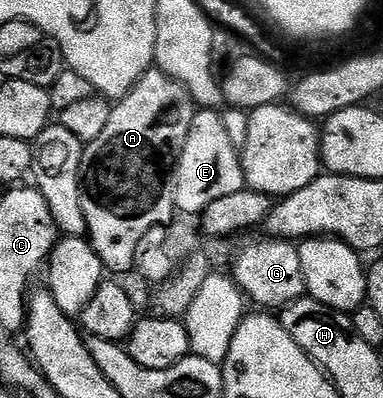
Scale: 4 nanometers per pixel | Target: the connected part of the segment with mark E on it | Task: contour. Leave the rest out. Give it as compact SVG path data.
M198 109L194 113L191 132L187 132L187 144L183 144L183 152L171 179L173 204L180 213L181 210L185 213L182 215L201 216L209 205L223 196L246 189L238 143L233 143L221 116L215 110Z

